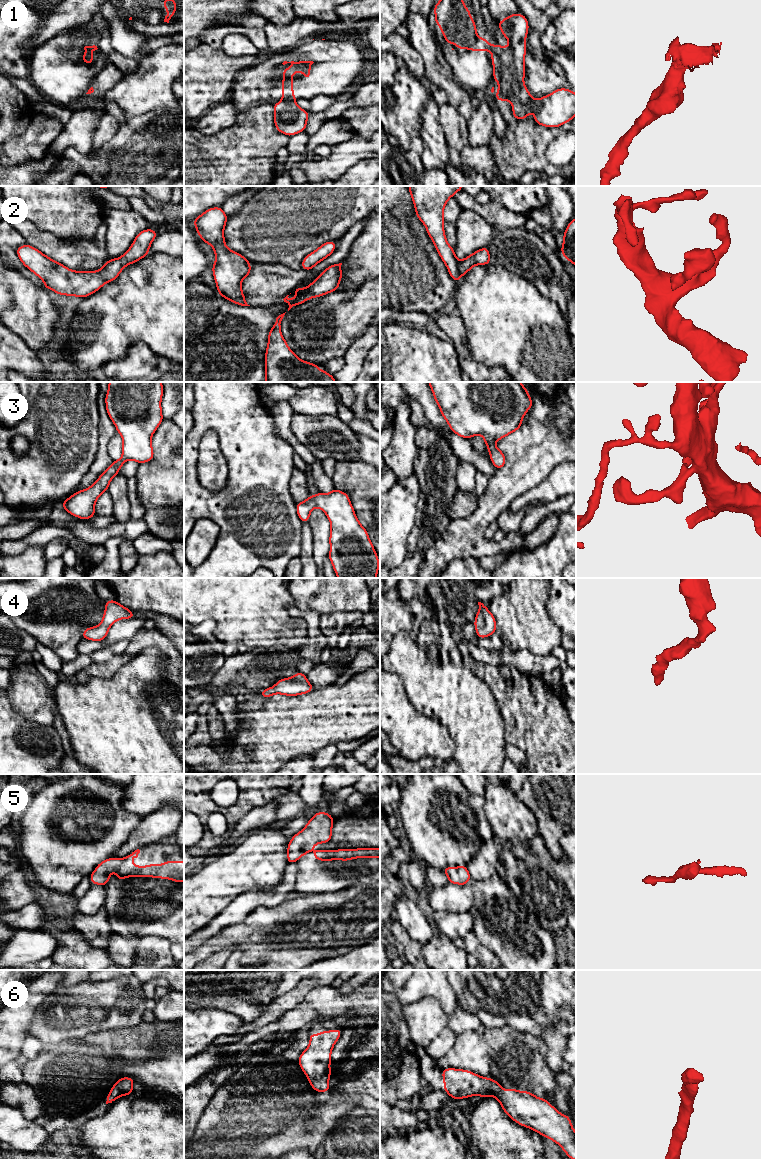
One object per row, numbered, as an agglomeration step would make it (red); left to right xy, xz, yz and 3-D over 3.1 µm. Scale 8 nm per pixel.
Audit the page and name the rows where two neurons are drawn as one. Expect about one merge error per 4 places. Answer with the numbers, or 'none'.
1

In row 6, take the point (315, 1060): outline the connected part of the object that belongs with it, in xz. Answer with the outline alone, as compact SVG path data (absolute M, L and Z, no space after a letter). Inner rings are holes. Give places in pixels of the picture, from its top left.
M341 1029L309 1034L309 1046L299 1056L298 1064L314 1091L327 1092L330 1090L331 1052L341 1034Z

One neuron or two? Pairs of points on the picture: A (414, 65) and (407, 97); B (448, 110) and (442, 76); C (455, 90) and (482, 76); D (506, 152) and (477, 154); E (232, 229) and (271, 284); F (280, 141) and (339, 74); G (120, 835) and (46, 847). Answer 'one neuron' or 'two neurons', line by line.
A: two neurons
B: two neurons
C: two neurons
D: two neurons
E: two neurons
F: two neurons
G: one neuron

